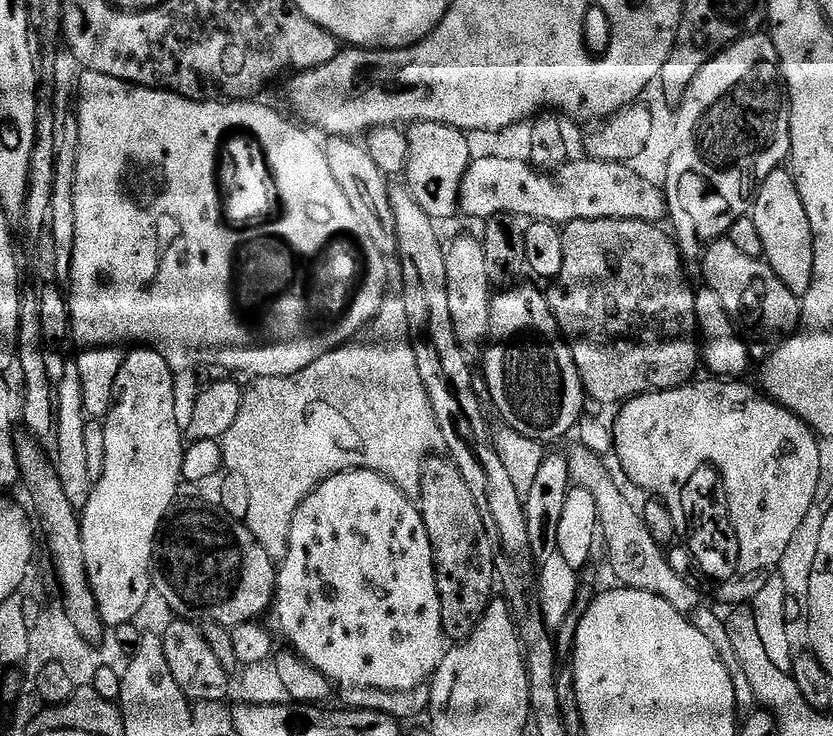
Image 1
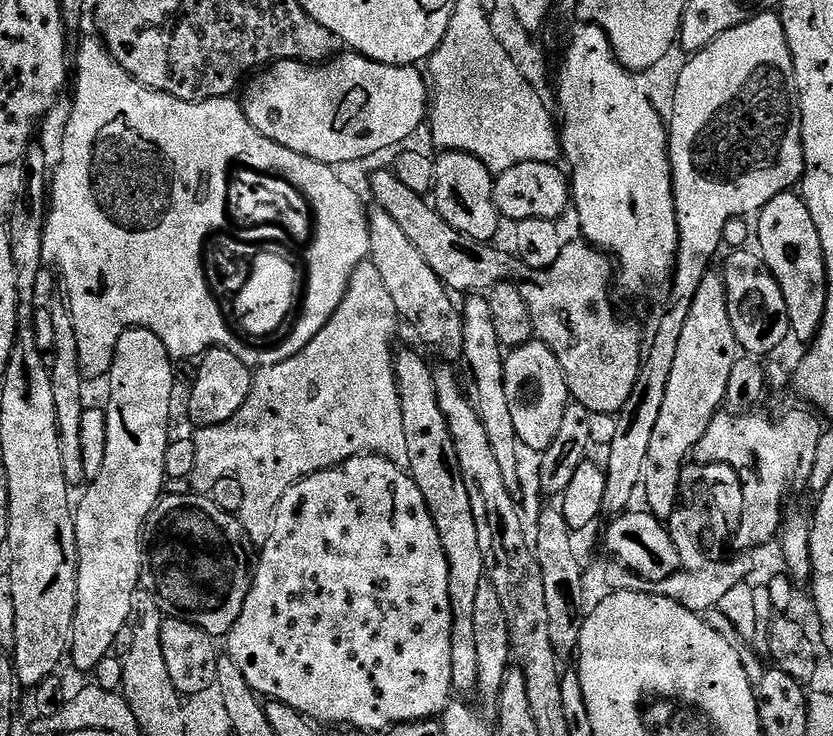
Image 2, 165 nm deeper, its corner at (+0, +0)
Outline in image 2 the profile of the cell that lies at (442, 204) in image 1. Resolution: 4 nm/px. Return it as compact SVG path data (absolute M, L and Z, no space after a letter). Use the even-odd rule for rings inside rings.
M441 151L434 161L434 185L430 196L439 216L463 236L481 242L495 241L496 231L502 225L502 217L494 206L492 197L493 172L485 164L478 162L478 158L465 152Z

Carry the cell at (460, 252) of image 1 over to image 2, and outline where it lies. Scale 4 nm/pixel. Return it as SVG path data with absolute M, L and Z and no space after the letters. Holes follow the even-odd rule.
M480 294L467 297L464 308L462 306L461 320L463 322L463 350L464 362L467 362L474 380L474 403L476 412L482 419L482 424L489 435L491 450L501 468L502 478L505 479L506 490L516 501L521 501L522 478L520 476L520 443L514 430L514 420L510 415L510 404L506 399L504 350L494 328L488 300Z

